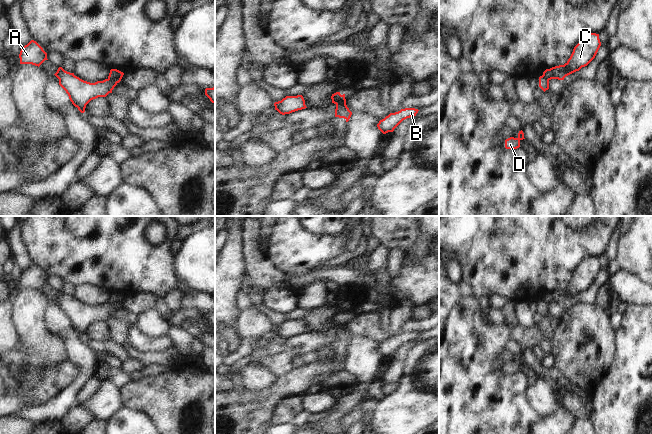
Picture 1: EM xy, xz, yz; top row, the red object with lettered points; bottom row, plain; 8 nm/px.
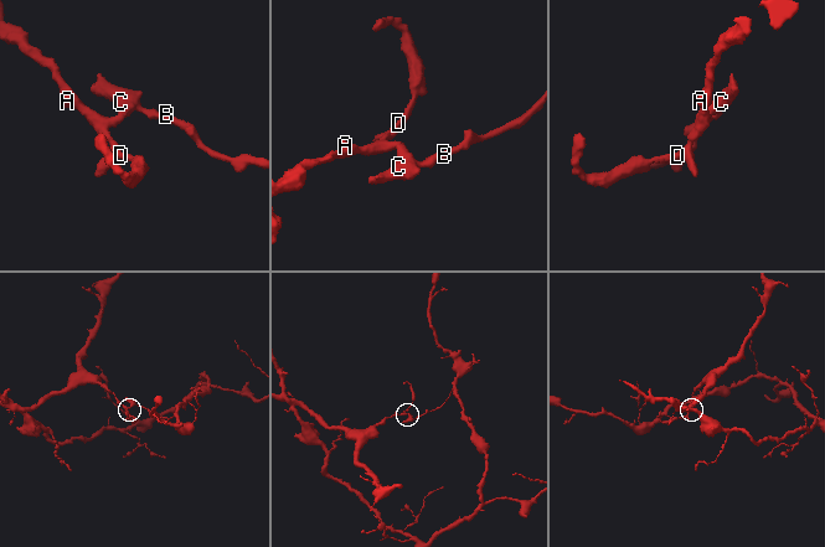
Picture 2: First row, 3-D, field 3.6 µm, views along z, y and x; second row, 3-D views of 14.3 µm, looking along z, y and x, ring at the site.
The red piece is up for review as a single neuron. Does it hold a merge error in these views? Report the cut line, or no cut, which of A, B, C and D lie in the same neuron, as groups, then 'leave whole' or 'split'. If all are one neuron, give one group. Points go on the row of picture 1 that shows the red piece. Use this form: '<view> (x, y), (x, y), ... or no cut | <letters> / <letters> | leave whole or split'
xy (108, 77), (118, 82) | A D / B C | split

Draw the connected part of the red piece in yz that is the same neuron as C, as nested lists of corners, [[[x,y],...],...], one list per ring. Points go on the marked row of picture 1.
[[[590,33],[584,35],[574,47],[570,58],[564,65],[546,69],[542,76],[548,80],[564,80],[566,76],[587,66],[595,58],[600,46],[599,34]]]

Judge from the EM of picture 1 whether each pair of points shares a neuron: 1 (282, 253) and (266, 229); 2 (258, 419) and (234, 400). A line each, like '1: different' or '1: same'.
1: different
2: same

